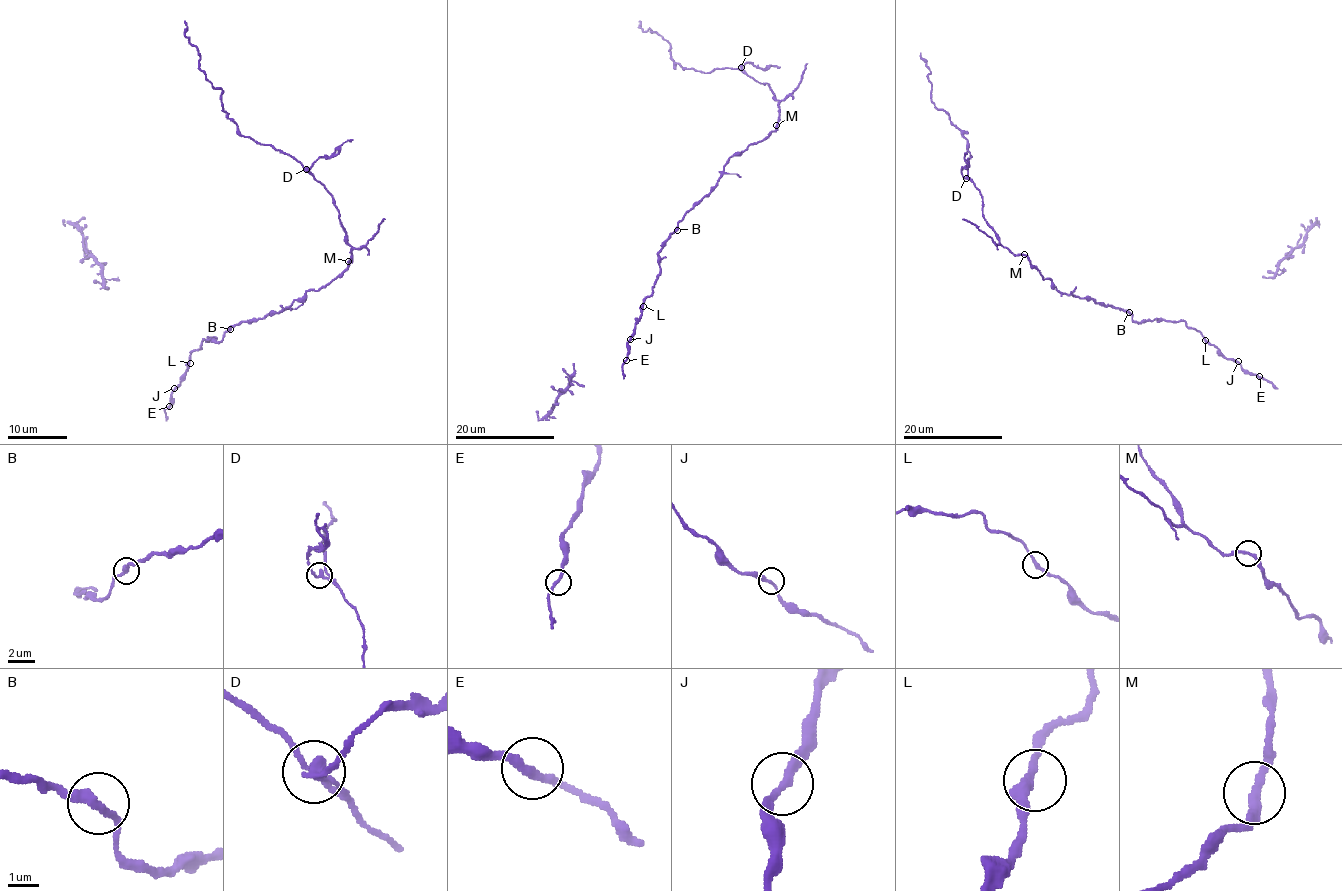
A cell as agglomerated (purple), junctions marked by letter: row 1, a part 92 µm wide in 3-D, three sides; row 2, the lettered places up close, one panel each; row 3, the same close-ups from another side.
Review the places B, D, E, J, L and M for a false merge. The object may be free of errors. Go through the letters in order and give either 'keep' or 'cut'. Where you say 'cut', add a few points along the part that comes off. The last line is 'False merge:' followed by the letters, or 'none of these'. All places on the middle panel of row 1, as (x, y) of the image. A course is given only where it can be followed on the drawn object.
B: keep
D: cut; foreign part runs (740, 67), (748, 62), (763, 69), (768, 66), (780, 67)
E: keep
J: keep
L: keep
M: keep
False merge: D

